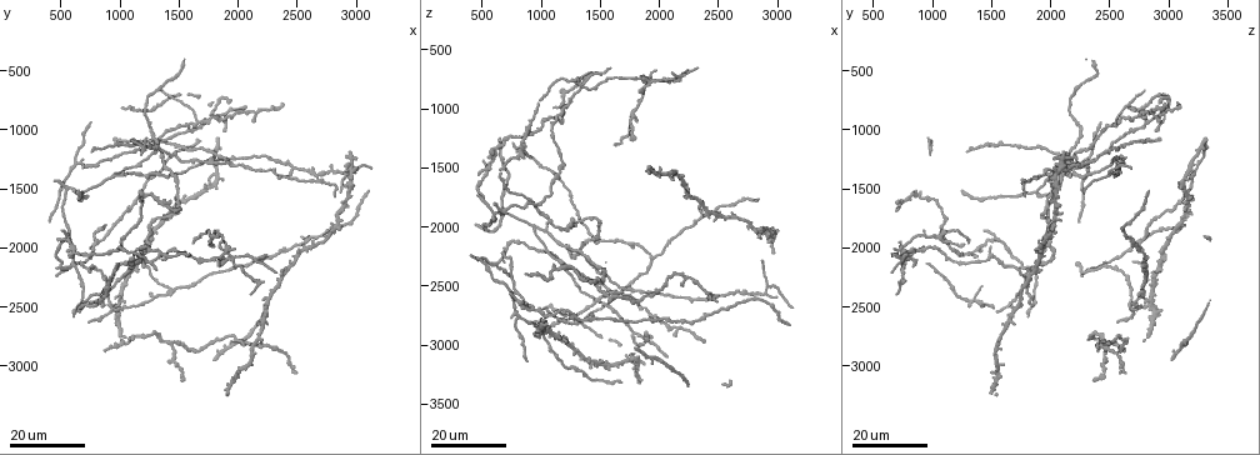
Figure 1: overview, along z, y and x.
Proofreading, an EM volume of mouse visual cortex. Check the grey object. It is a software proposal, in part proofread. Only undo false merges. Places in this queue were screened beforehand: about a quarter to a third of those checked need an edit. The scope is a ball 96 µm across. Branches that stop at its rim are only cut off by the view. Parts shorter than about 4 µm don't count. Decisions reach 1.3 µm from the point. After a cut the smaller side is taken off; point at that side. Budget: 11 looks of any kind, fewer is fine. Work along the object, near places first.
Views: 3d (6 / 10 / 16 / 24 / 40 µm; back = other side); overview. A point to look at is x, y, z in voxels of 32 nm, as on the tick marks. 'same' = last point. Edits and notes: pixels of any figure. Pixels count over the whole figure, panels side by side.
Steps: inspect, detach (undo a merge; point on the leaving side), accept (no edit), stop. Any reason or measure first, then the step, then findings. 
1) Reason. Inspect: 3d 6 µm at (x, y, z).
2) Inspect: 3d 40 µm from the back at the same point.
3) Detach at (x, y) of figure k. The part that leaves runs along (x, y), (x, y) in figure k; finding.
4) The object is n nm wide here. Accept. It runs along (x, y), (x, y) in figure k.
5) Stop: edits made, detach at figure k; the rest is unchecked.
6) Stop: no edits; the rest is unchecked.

Three arms meet. Inspect: 3d 24 µm at (940, 1380, 2000).

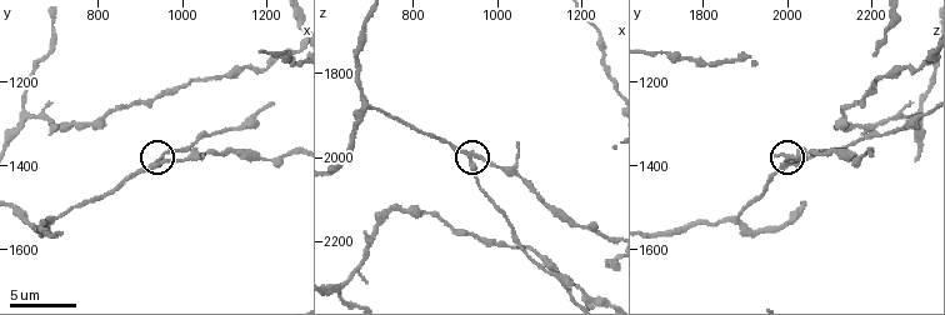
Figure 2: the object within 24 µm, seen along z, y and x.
Inspect: 3d 10 µm at the same point.

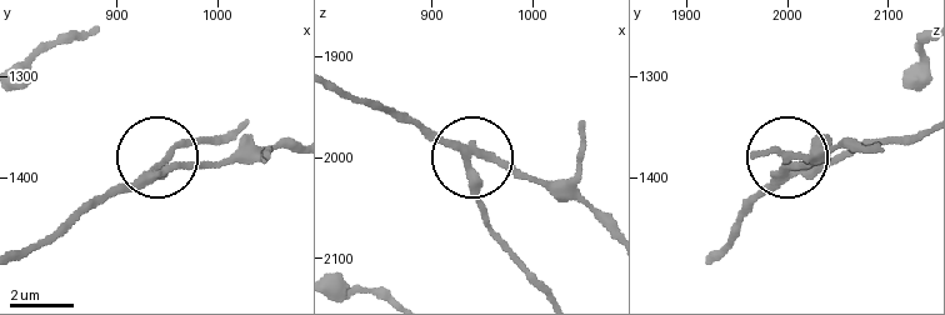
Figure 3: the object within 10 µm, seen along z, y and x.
Inspect: 3d 6 µm at (940, 1394, 2016).

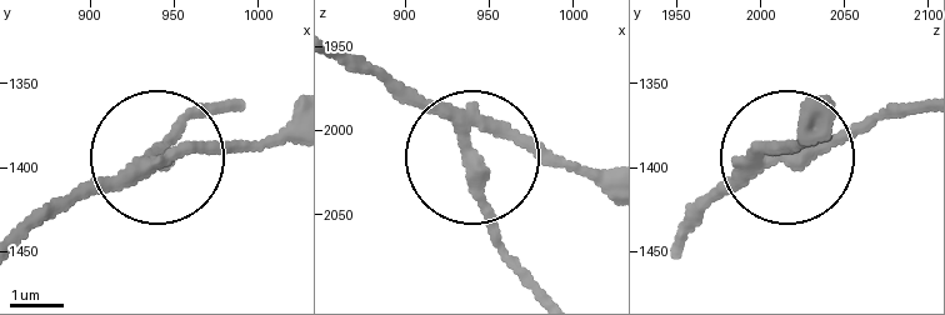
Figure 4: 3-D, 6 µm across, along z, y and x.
The object is 250 nm wide here. Accept. One cell here.

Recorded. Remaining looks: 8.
Arms part here. Inspect: 3d 16 µm at (940, 2360, 1820).

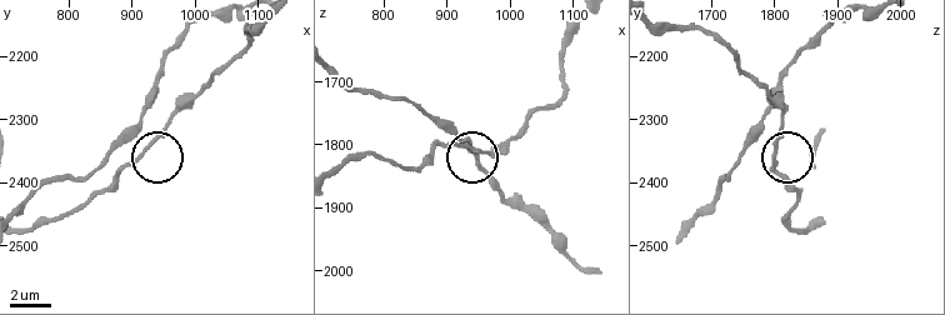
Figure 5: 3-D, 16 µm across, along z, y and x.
Closer look. Inspect: 3d 6 µm at (935, 2330, 1805).

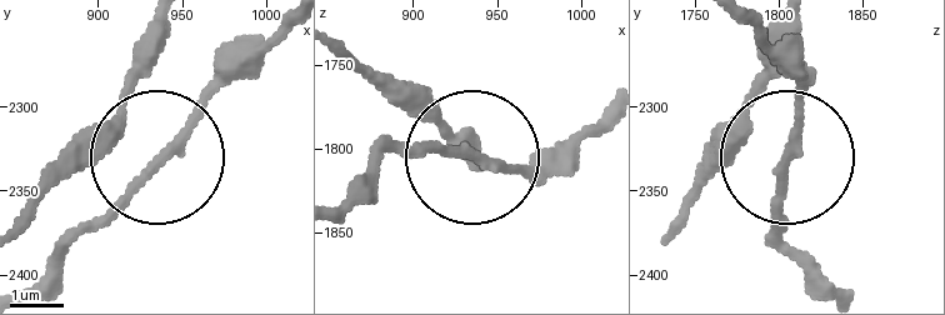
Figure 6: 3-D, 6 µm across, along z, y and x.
3 arms meet here. Accept. It runs along (341, 199), (400, 145), (570, 173) in figure 6; one cell here.

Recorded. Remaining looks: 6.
A fork. Inspect: 3d 24 µm at (1360, 2060, 820).

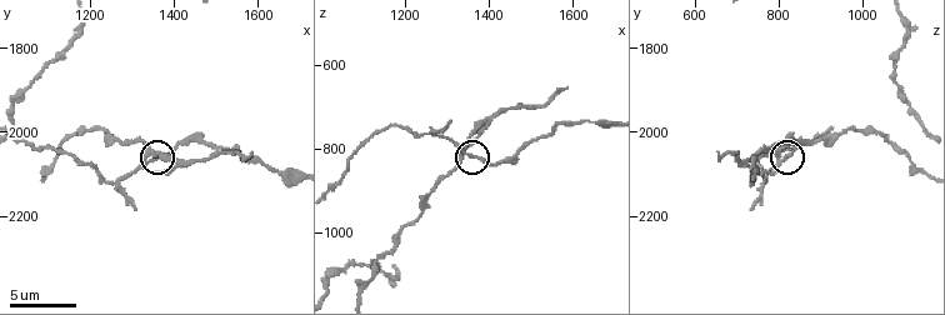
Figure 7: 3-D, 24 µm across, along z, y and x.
Inspect: 3d 6 µm at (1355, 2070, 815).

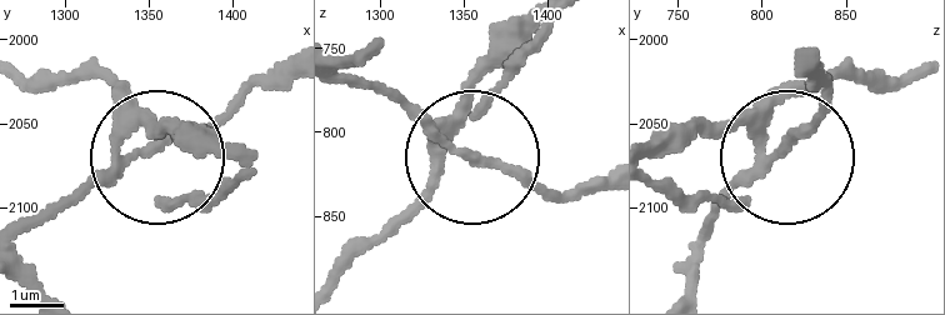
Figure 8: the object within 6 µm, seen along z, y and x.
The object is 170 nm wide here. Detach at (68, 204) of figure 8. The part that leaves runs along (123, 163), (293, 73) in figure 8; a second cell is stuck on.

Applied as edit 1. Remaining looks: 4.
Thin neck. Inspect: 3d 16 µm at (1180, 1560, 920).

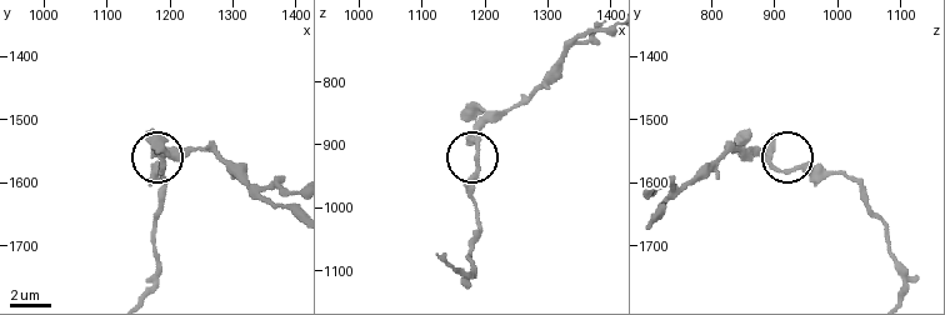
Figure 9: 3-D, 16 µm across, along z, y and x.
Zoom in. Inspect: 3d 10 µm at (1185, 1580, 925).

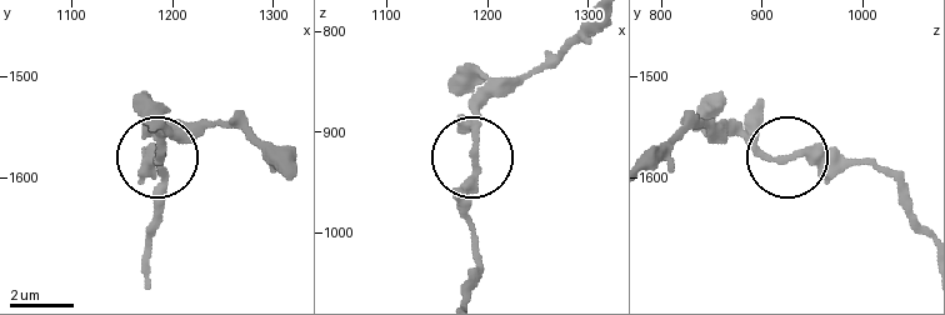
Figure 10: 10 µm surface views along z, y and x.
Accept. All the same cell.

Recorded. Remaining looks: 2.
Branch point. Inspect: 3d 16 µm at (1940, 1300, 2280).

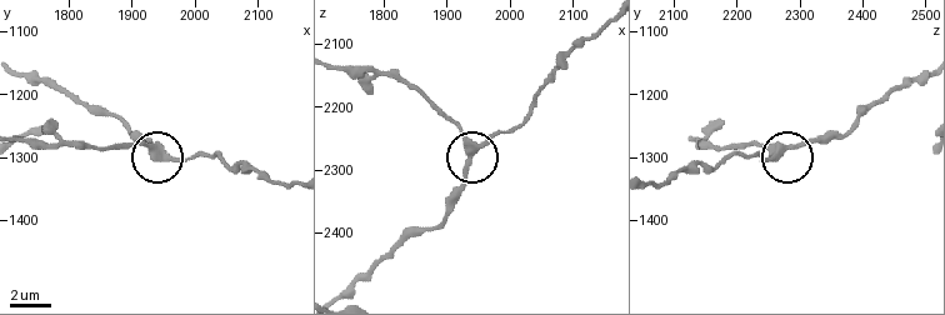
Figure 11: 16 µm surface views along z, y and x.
Inspect: 3d 6 µm at (1935, 1290, 2260).

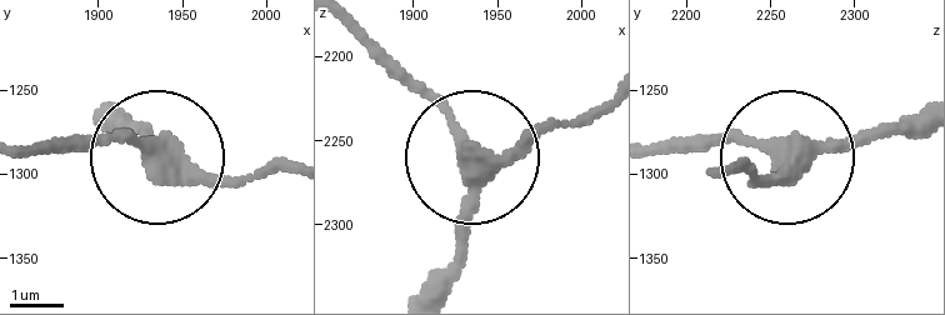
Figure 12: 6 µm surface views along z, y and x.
The side arm is 40 µm long. Accept. It runs along (911, 115), (773, 174), (736, 174) in figure 12; continuous, no second cell.

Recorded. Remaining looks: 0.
Stop: edits made, detach at figure 8; the rest is unchecked.

